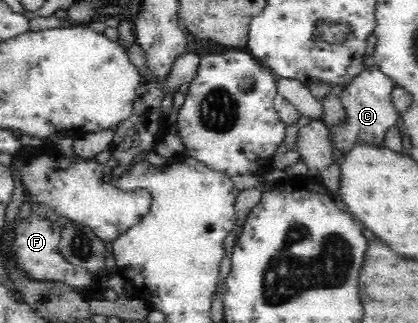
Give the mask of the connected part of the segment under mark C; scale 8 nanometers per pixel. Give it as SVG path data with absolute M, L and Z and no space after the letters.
M378 65L364 67L352 82L343 87L339 98L342 107L346 109L346 120L341 125L334 125L329 130L330 140L340 152L350 152L361 141L372 146L381 146L386 132L398 122L401 114L396 111L392 101L392 91L395 89L394 81Z

